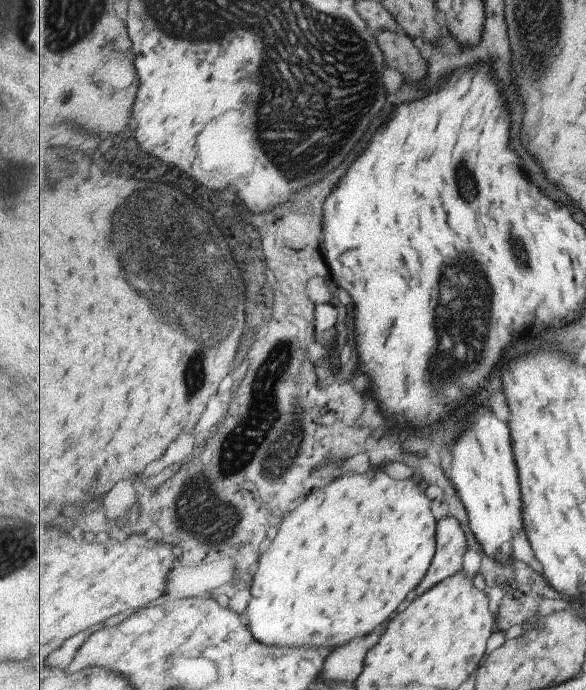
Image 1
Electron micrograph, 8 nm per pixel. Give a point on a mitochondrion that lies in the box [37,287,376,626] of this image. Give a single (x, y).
(270, 408)

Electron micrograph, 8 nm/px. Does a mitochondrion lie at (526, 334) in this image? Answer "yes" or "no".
no

